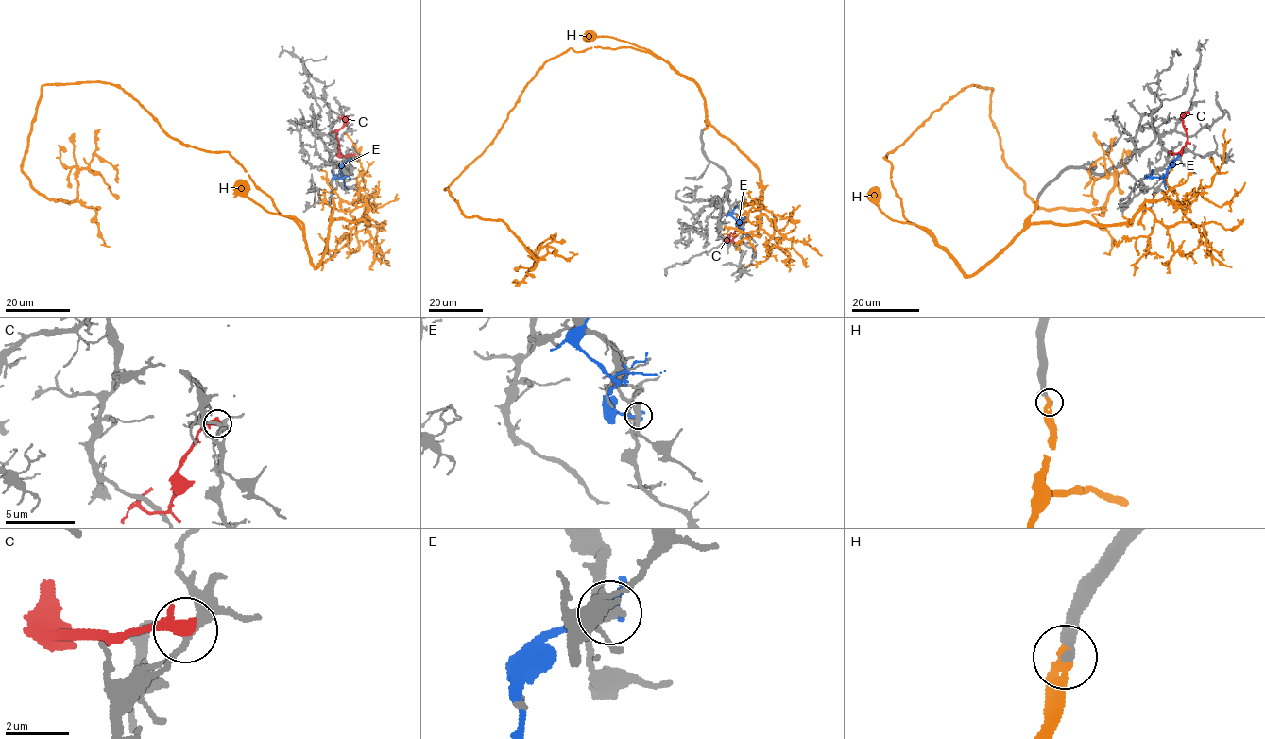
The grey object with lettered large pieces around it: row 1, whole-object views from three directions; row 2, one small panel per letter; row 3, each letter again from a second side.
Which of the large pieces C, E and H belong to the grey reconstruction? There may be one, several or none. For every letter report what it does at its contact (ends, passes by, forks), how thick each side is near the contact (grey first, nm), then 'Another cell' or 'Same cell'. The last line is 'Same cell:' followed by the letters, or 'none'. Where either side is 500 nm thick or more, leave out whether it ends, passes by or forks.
C: It ends there. Thickness 240 nm (grey) against 400 nm. Another cell
E: It passes by. Thickness 240 nm (grey) against 240 nm. Another cell
H: It ends there. Thickness 320 nm (grey) against 400 nm. Same cell
Same cell: H

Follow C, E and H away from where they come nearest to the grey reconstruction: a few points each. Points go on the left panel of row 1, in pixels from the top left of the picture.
C: (352, 156), (339, 156), (336, 133), (344, 122), (343, 118), (338, 118)
E: (350, 161), (342, 164), (340, 177), (335, 178), (347, 176)
H: (333, 198), (315, 266), (229, 152), (113, 85), (42, 86), (33, 187), (74, 201), (95, 153), (117, 182)

